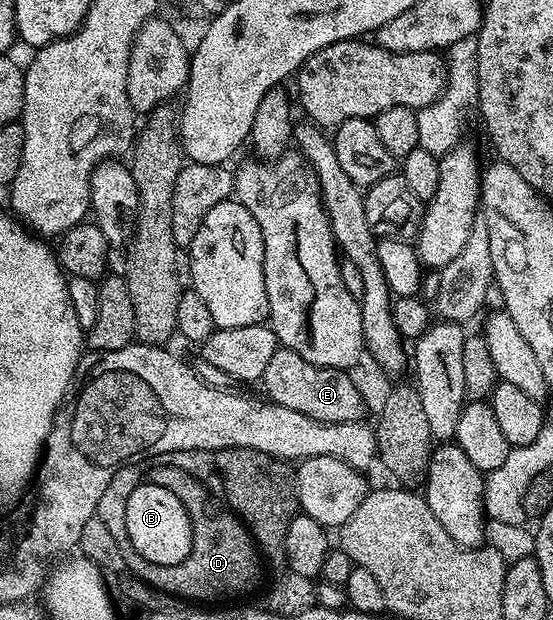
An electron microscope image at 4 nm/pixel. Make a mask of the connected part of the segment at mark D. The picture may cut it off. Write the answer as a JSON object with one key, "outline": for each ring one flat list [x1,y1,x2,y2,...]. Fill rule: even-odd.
{"outline":[[214,492,210,495,203,493,203,503,201,509,195,509,193,513,187,513,191,520,191,550,185,559,181,559,181,569,171,571,171,565,158,565,149,563,157,571,157,581,151,584,150,588,155,593,168,593,171,597,184,597,187,603,211,603,207,601,220,601,227,599,227,591,235,587,243,587,251,575,261,575,261,554,255,547,255,540,251,538,251,533,244,527,242,521,236,513,232,513,230,508]]}

